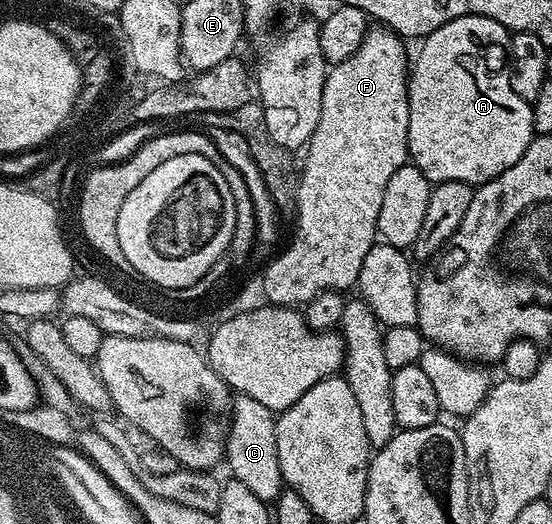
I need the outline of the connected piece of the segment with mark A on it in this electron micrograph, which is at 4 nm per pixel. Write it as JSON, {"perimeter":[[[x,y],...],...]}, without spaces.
{"perimeter":[[[462,16],[445,22],[422,37],[419,53],[414,53],[407,81],[409,130],[407,155],[432,185],[465,182],[478,186],[497,178],[530,146],[535,136],[531,105],[513,94],[509,53],[512,33],[501,22],[484,16]]]}

